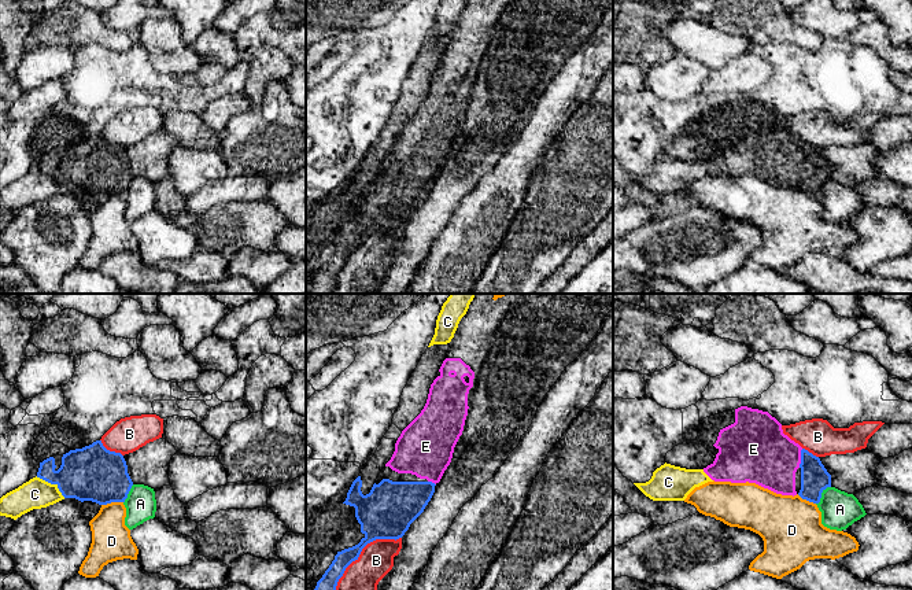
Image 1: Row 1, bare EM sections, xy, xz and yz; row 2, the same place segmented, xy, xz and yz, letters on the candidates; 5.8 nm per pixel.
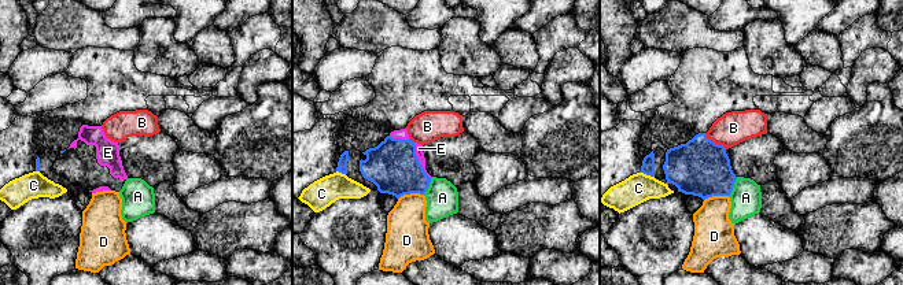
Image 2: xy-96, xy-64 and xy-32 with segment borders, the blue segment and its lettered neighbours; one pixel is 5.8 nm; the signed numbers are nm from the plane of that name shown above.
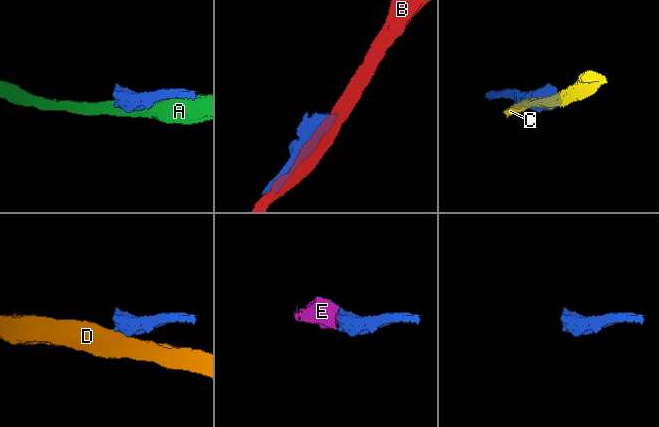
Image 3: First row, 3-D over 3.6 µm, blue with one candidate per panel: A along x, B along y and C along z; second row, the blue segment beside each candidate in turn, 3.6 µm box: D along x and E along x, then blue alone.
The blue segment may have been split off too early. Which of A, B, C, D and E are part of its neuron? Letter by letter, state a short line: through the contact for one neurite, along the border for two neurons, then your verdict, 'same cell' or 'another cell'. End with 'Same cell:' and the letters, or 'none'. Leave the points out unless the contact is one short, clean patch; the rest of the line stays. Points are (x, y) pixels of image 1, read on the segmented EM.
A: another cell
B: another cell
C: line xy (36, 476), (54, 483), (65, 497); another cell
D: line xy (122, 501), (111, 501), (102, 505); another cell
E: same cell
Same cell: E

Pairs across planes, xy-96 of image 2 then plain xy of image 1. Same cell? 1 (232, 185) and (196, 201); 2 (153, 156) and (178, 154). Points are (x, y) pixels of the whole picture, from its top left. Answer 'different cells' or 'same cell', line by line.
1: same cell
2: different cells

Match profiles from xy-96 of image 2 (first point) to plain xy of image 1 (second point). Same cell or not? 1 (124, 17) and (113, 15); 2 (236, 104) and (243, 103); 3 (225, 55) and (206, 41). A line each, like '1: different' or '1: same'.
1: same
2: same
3: same

